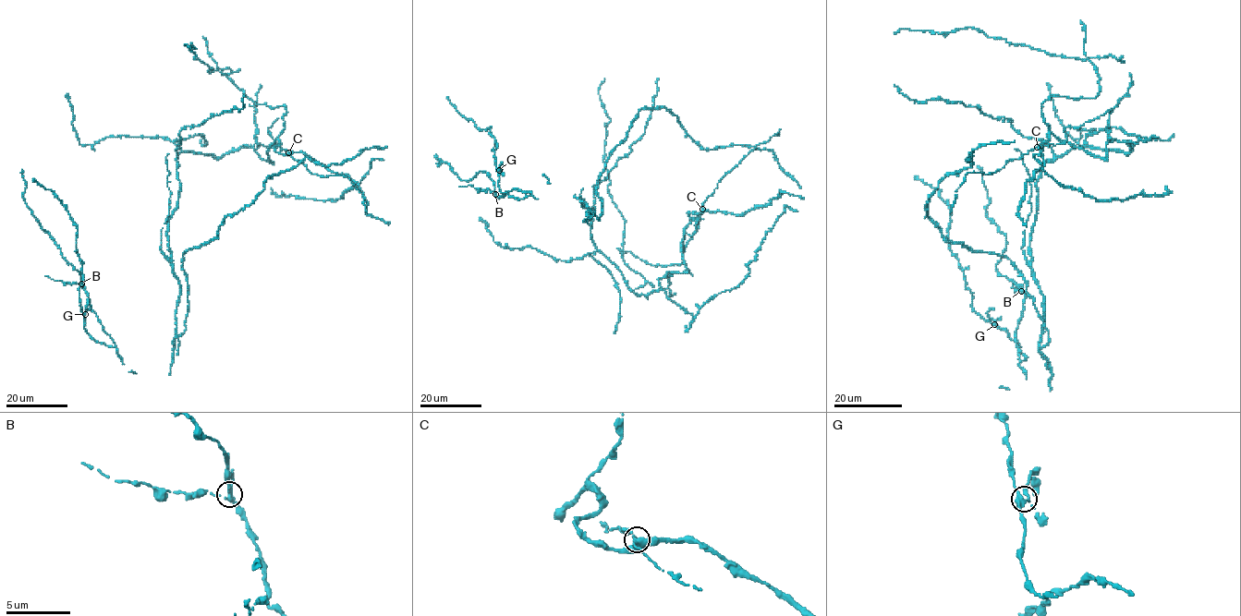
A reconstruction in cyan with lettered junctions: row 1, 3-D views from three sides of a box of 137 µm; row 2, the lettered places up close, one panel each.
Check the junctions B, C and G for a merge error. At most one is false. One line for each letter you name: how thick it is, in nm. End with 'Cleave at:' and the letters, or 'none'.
C: Thickness 320 nm
Cleave at: C

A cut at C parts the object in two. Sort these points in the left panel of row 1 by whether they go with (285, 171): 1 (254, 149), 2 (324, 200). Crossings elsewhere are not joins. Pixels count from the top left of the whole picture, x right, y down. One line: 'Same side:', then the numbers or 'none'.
Same side: 1, 2

